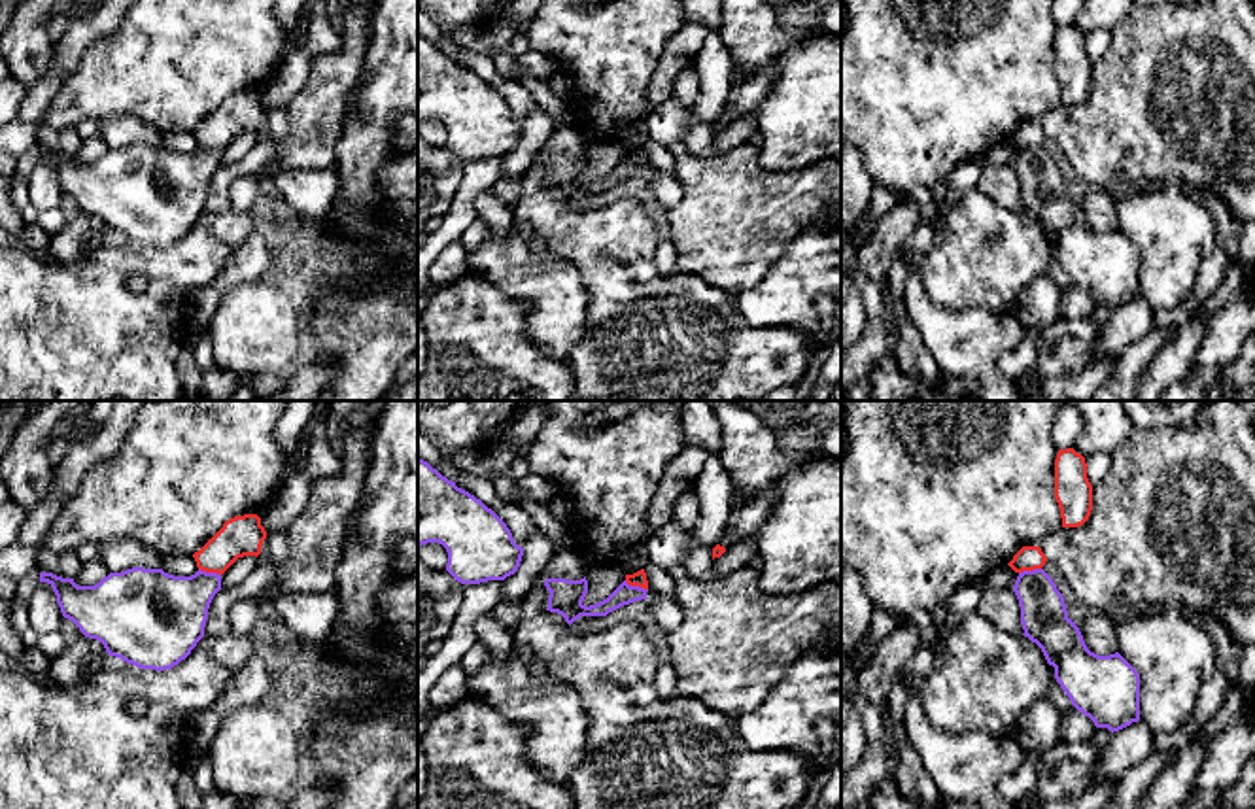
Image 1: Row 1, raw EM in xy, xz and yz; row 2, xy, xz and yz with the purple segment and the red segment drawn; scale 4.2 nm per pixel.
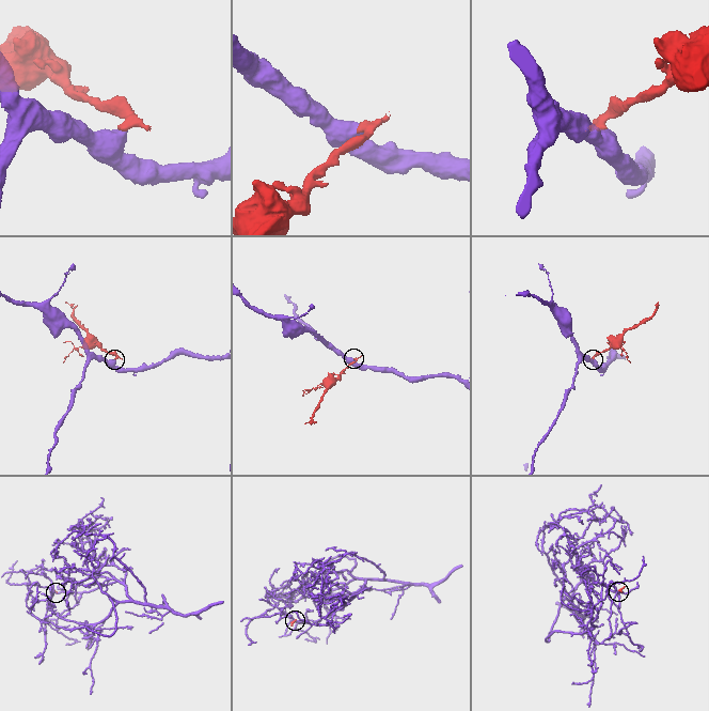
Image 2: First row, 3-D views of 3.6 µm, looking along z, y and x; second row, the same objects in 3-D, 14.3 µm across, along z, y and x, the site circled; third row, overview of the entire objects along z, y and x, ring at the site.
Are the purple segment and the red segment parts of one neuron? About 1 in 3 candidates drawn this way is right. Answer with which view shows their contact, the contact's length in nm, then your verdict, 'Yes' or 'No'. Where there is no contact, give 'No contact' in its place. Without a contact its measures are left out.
Touches purple in xz. Shared border 110 nm. No

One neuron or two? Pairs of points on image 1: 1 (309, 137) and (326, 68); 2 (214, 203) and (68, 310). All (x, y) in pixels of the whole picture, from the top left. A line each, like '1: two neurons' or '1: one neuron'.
1: one neuron
2: two neurons

